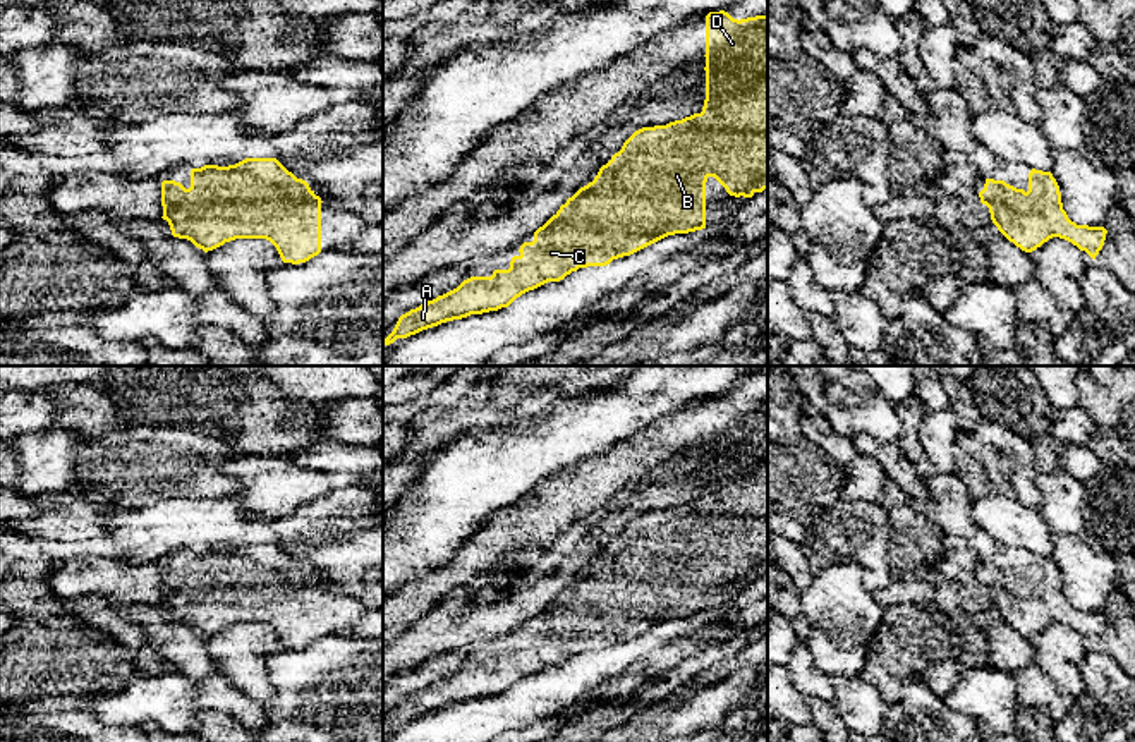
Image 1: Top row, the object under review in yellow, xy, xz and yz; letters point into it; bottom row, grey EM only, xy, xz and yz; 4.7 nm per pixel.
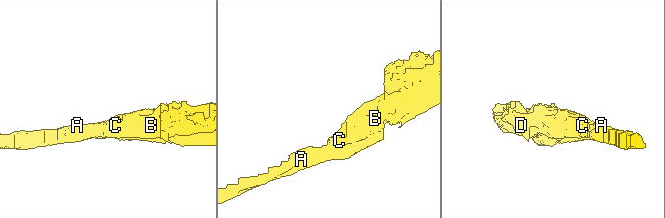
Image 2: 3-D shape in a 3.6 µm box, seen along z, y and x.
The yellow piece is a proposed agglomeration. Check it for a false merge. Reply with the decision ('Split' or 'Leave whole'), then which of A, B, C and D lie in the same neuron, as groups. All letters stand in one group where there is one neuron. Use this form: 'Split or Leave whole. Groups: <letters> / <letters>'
Leave whole. Groups: A B C D

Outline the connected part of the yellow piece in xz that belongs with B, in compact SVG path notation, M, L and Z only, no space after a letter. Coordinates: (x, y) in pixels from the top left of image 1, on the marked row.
M709 12L706 15L706 100L701 113L694 113L690 117L685 117L682 120L670 122L666 125L654 125L654 127L642 127L635 131L622 146L618 153L611 156L611 160L603 165L594 177L592 182L580 187L572 198L567 199L565 204L560 206L560 210L534 232L532 242L524 242L519 249L519 256L513 256L510 261L508 270L495 270L491 277L470 277L464 280L457 289L438 295L433 301L428 301L421 304L416 309L410 309L409 313L402 314L393 328L393 331L383 340L385 345L393 344L397 338L407 338L410 335L416 335L422 330L438 326L446 321L462 319L470 314L483 314L489 311L498 311L501 307L508 307L517 297L522 294L534 290L548 282L560 282L572 271L577 271L579 268L587 266L606 266L613 259L630 256L668 235L675 234L689 234L695 230L706 228L706 182L709 177L714 177L730 196L735 198L752 198L756 192L762 192L768 189L768 14L766 15L756 15L747 19L733 19L728 12Z

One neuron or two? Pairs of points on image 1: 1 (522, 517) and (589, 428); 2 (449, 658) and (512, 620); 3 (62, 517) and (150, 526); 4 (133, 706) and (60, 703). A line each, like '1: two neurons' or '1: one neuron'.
1: two neurons
2: two neurons
3: two neurons
4: two neurons

